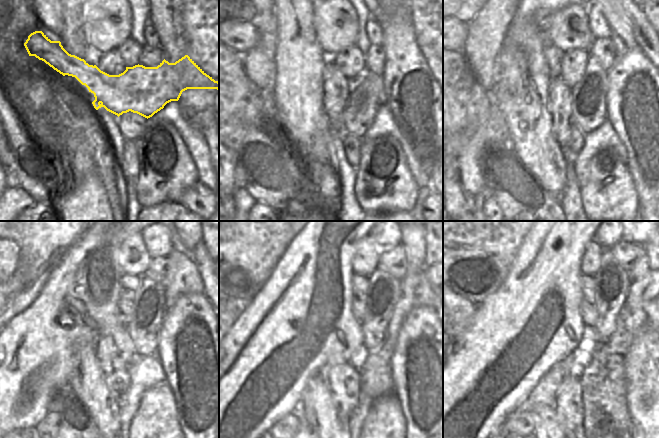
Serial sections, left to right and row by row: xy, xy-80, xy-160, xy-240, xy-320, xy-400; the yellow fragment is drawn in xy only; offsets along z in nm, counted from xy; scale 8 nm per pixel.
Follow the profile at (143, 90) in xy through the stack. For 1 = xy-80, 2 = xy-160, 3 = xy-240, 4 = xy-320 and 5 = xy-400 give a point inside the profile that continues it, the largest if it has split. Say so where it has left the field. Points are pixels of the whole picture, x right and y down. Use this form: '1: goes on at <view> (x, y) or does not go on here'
1: goes on at xy-80 (239, 36)
2: goes on at xy-160 (463, 27)
3: does not go on here
4: does not go on here
5: does not go on here

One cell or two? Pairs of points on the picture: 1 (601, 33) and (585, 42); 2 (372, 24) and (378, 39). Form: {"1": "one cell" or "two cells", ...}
{"1": "two cells", "2": "one cell"}

